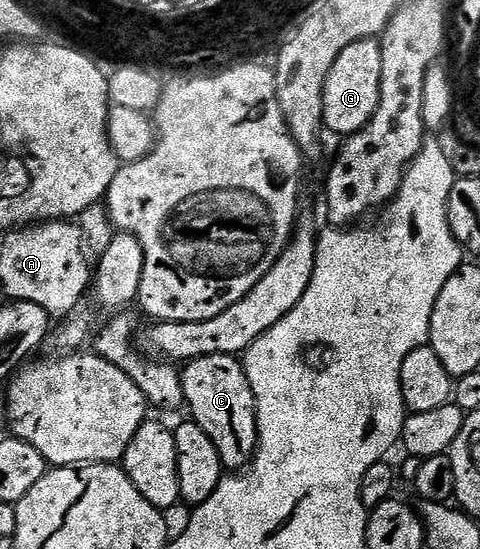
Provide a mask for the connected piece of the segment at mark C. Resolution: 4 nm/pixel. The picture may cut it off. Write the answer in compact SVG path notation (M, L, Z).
M204 356L198 360L190 360L180 369L181 389L185 395L185 404L191 415L192 423L198 424L215 442L215 450L219 450L222 469L244 470L248 468L257 454L257 400L251 390L251 382L247 382L242 361L235 356Z

